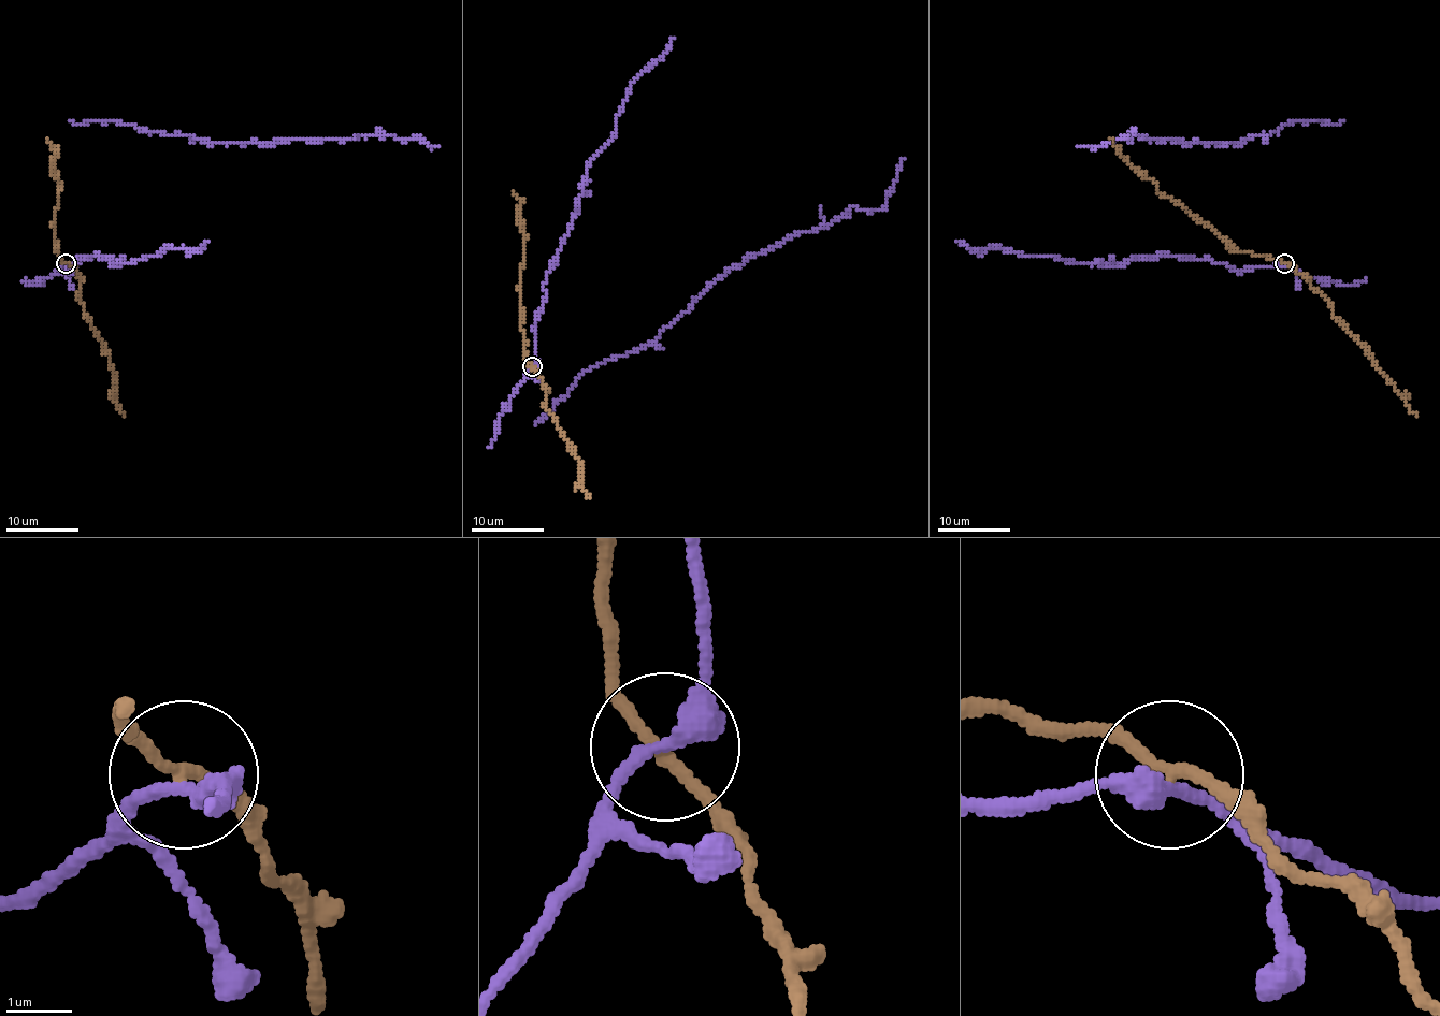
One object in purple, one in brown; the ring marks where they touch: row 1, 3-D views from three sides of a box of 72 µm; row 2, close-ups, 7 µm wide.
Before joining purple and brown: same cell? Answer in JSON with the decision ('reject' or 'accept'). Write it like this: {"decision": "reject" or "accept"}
{"decision": "reject"}

